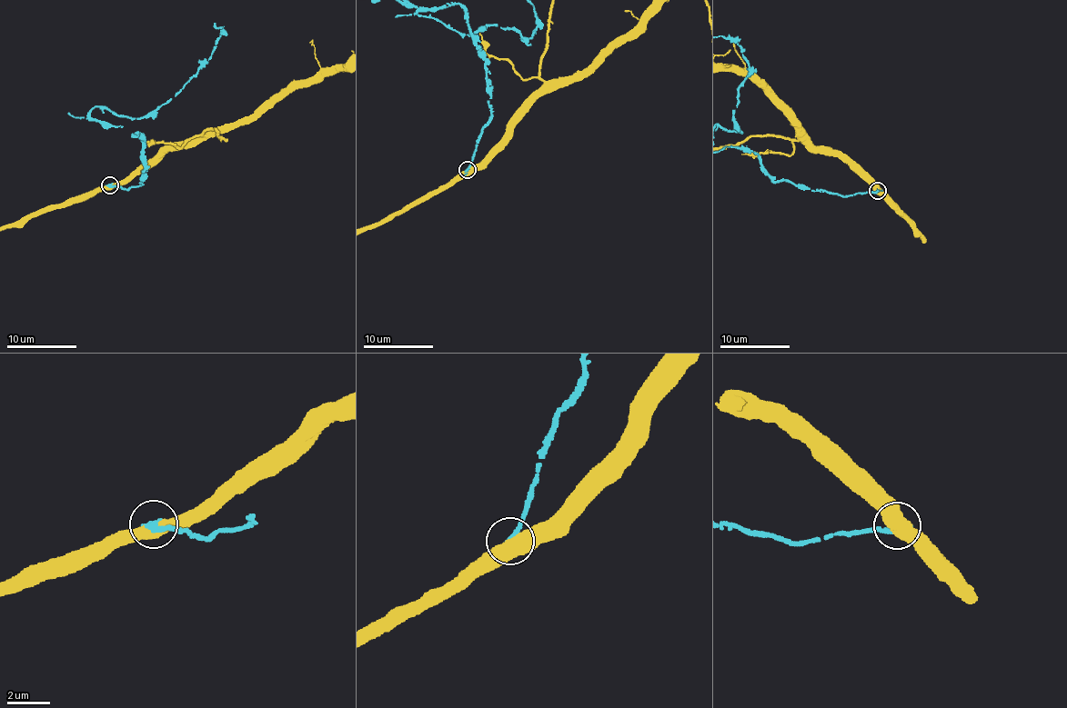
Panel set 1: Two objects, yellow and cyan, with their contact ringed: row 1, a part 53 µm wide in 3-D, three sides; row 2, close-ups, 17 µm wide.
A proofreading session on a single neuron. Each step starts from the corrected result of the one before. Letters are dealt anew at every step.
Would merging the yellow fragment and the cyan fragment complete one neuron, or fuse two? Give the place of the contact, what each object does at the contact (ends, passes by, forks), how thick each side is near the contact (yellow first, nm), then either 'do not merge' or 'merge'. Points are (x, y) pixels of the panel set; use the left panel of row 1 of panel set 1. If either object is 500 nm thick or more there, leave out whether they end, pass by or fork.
place (109, 184); calibres 550 and 240 nm; do not merge

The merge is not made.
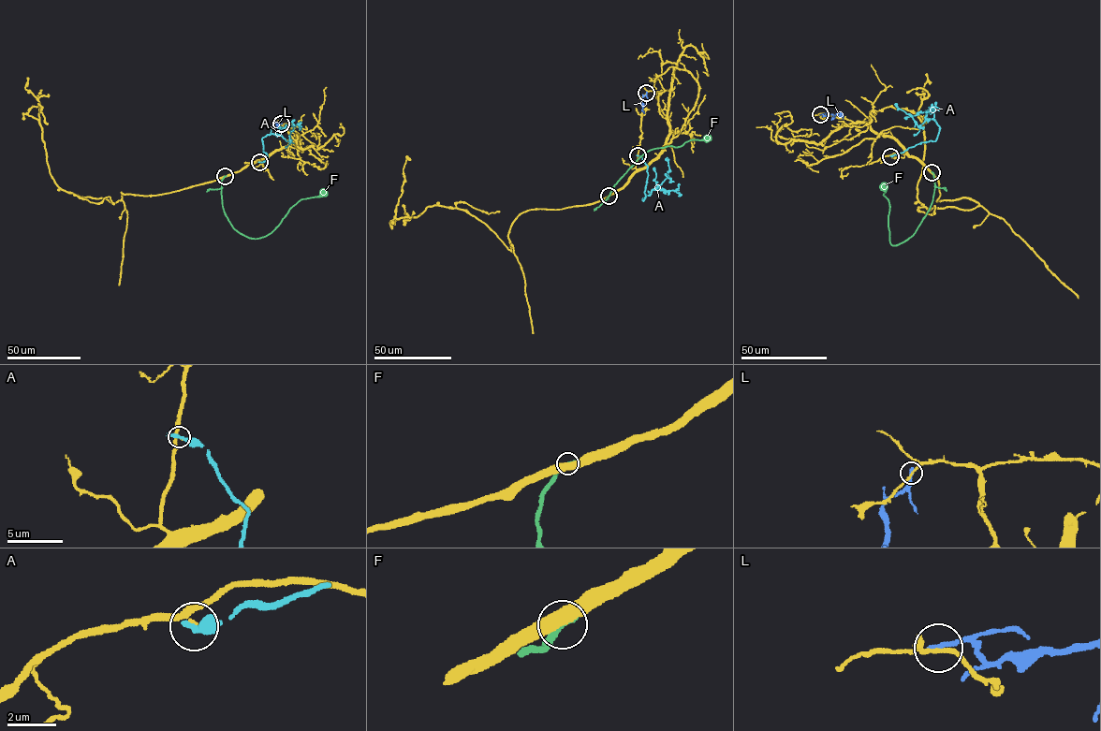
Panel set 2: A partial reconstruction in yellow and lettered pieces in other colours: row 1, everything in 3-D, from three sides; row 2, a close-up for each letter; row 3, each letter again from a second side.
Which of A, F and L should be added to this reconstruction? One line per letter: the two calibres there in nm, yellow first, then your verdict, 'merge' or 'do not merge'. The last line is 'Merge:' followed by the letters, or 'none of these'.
A: calibres 200 and 340 nm; do not merge
F: calibres 500 and 360 nm; merge
L: calibres 150 and 240 nm; do not merge
Merge: F

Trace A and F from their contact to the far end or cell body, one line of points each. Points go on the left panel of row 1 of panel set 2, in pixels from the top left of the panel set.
A: (259, 162), (268, 160), (263, 152), (262, 138), (273, 134), (289, 140), (294, 119)
F: (225, 176), (221, 193), (225, 214), (236, 230), (250, 238), (267, 236), (300, 199), (317, 197), (327, 191)

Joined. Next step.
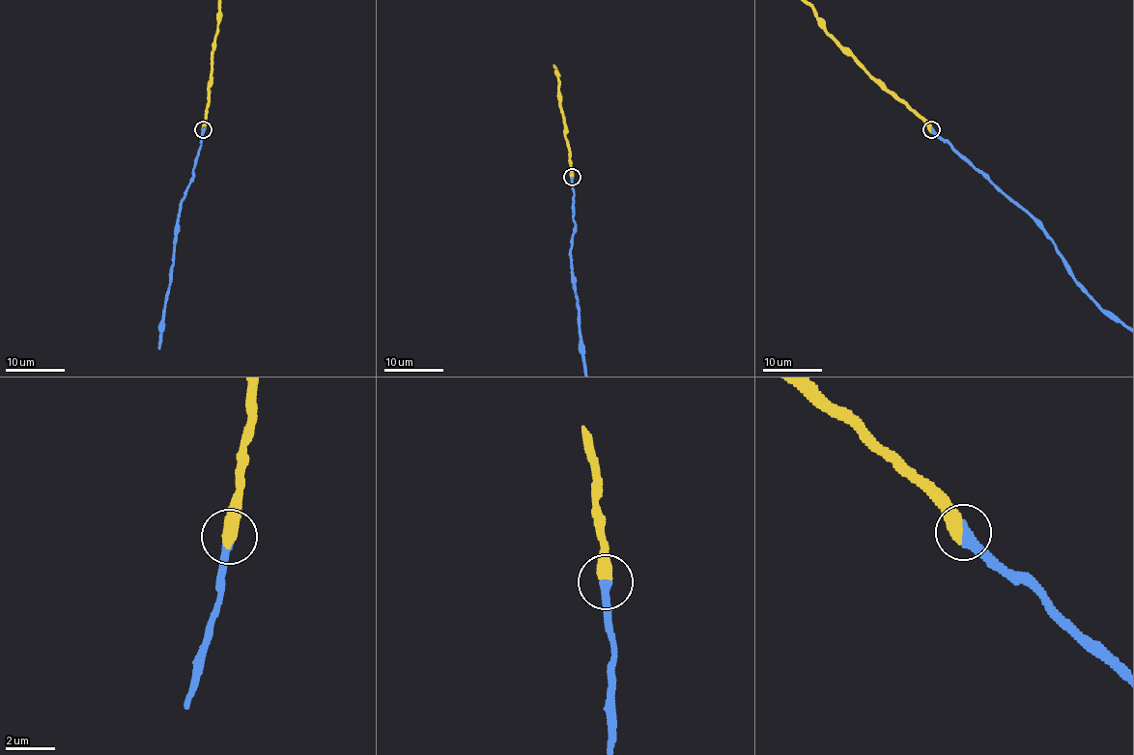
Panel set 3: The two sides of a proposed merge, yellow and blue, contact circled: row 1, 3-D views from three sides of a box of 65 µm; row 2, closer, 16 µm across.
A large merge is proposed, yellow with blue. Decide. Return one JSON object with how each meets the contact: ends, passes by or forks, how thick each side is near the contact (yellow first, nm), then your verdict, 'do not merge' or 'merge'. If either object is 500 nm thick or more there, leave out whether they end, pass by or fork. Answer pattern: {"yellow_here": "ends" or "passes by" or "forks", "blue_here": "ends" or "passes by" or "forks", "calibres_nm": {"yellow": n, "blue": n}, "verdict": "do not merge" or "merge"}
{"calibres_nm": {"yellow": 600, "blue": 460}, "verdict": "merge"}

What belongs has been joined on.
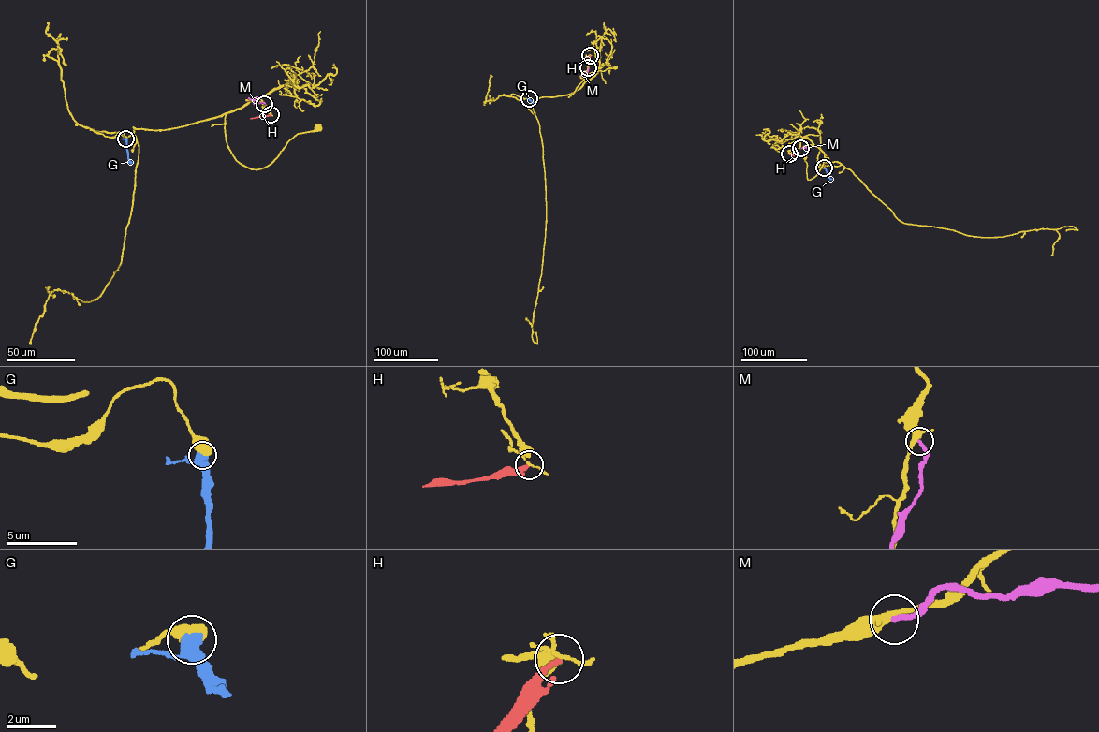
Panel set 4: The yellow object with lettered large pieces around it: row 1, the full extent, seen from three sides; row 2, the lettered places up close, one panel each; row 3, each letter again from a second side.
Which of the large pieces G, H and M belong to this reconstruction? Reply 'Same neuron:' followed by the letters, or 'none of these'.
Same neuron: none of these

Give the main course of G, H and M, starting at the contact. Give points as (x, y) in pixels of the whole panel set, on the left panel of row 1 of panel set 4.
G: (125, 139), (127, 158), (131, 163)
H: (271, 114), (250, 119)
M: (264, 104), (248, 97)

